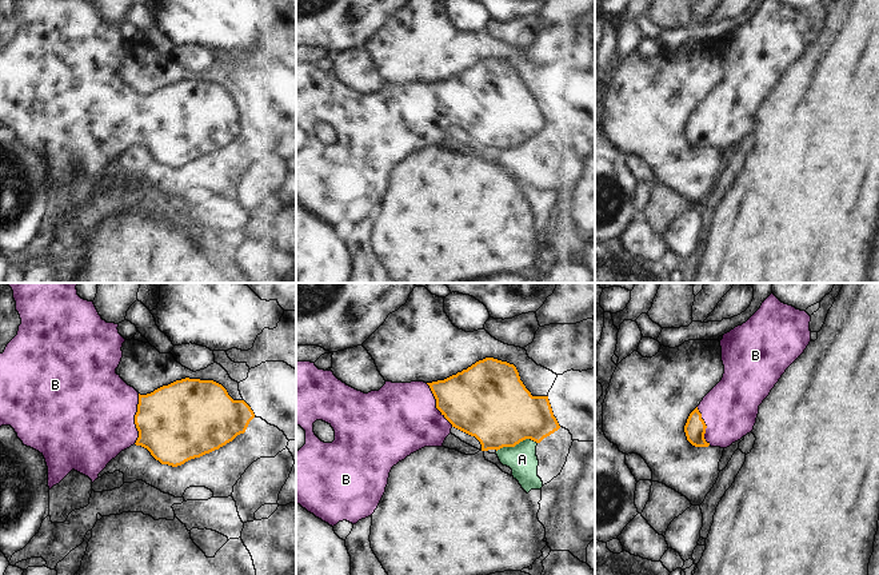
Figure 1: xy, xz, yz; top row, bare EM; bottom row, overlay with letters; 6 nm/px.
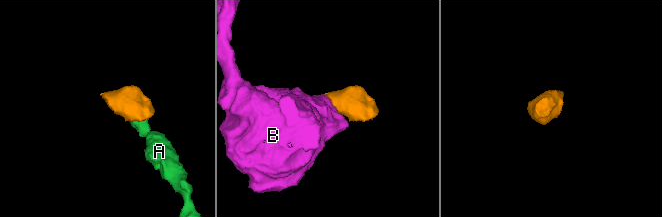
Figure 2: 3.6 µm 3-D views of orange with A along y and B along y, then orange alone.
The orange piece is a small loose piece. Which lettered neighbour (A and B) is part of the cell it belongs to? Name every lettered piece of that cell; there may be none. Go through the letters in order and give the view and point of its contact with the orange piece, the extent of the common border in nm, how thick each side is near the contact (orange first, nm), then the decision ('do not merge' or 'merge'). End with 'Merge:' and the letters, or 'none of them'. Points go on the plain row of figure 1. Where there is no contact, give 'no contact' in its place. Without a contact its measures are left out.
A: xz (516, 144) | 260 nm | 440/180 nm | do not merge
B: xy (135, 120) | 300 nm | 460/500 nm | merge
Merge: B

